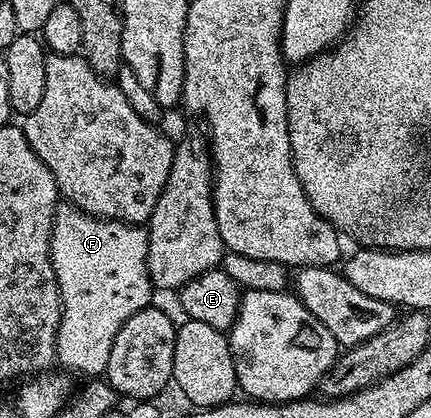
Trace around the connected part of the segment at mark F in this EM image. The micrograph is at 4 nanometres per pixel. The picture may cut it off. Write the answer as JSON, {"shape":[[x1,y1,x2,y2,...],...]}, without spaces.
{"shape":[[68,202,58,207,56,214,53,215,51,262,61,295,56,363,62,369,70,373,82,372,82,377,85,378,97,378,104,373,107,358,111,358,111,342,115,342,115,334,123,330,123,322,127,322,131,314,150,307,154,287,149,281,147,270,148,249,149,233,144,227,89,216]]}

